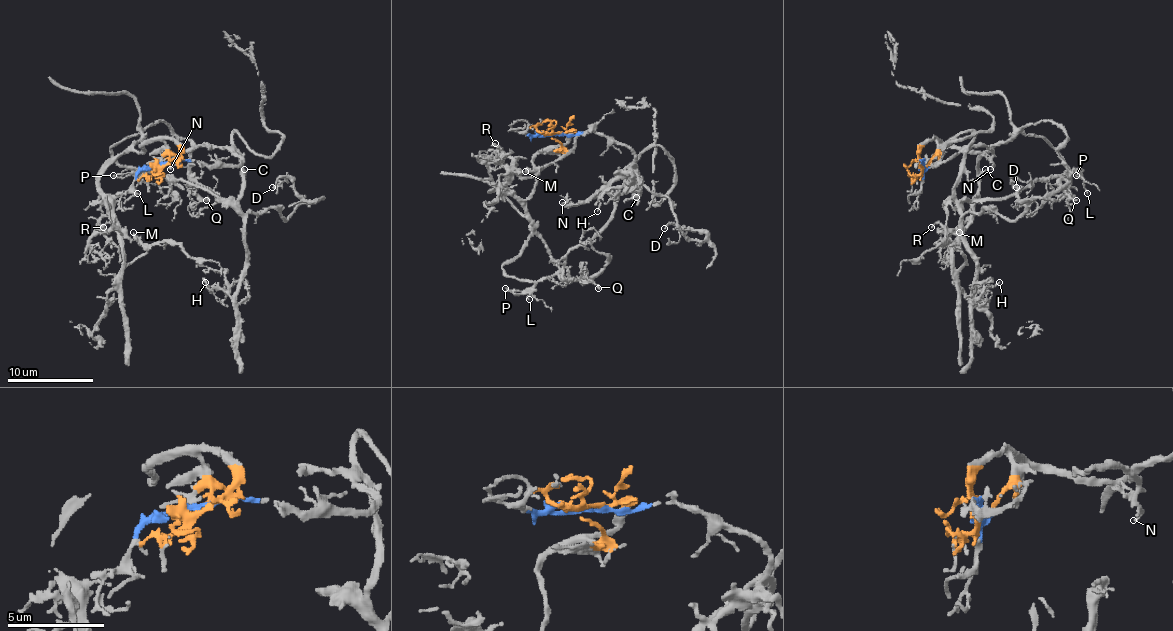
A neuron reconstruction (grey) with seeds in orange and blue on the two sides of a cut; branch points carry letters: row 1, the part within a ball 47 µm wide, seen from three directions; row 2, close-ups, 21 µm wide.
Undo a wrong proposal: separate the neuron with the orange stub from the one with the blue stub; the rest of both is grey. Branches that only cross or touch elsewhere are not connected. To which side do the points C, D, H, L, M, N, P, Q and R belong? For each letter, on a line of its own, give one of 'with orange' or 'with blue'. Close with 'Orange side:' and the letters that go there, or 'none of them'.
C: with blue
D: with blue
H: with blue
L: with orange
M: with orange
N: with blue
P: with orange
Q: with orange
R: with orange
Orange side: L, M, P, Q, R

